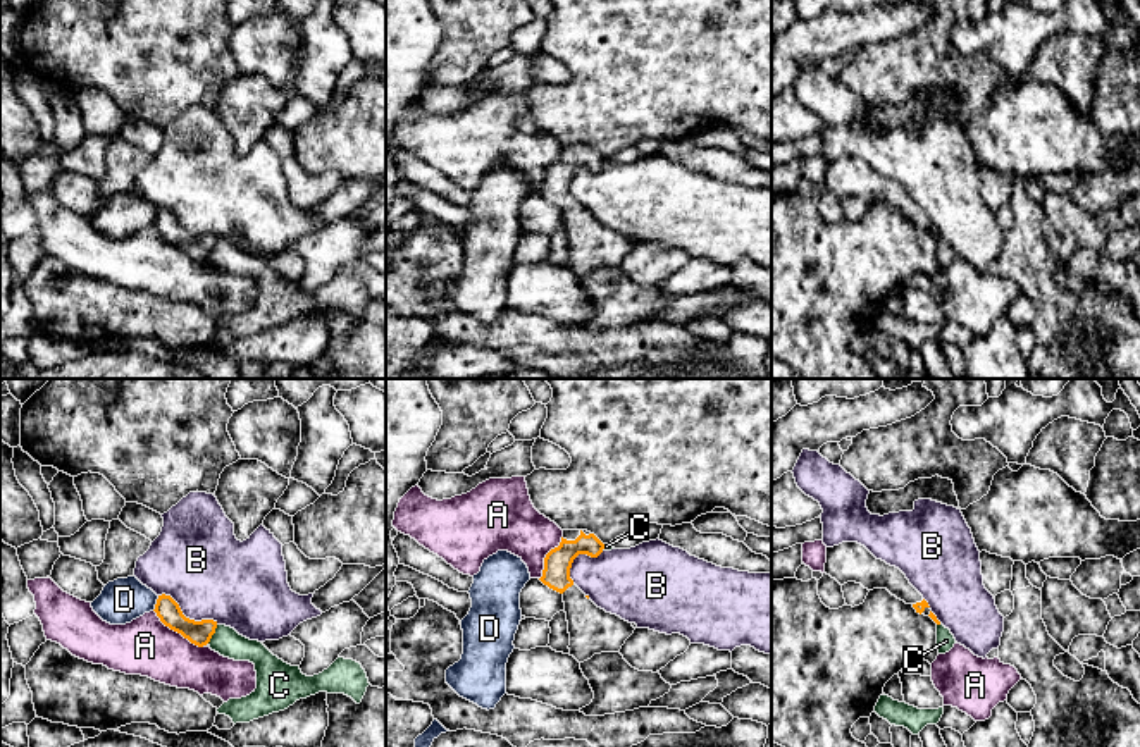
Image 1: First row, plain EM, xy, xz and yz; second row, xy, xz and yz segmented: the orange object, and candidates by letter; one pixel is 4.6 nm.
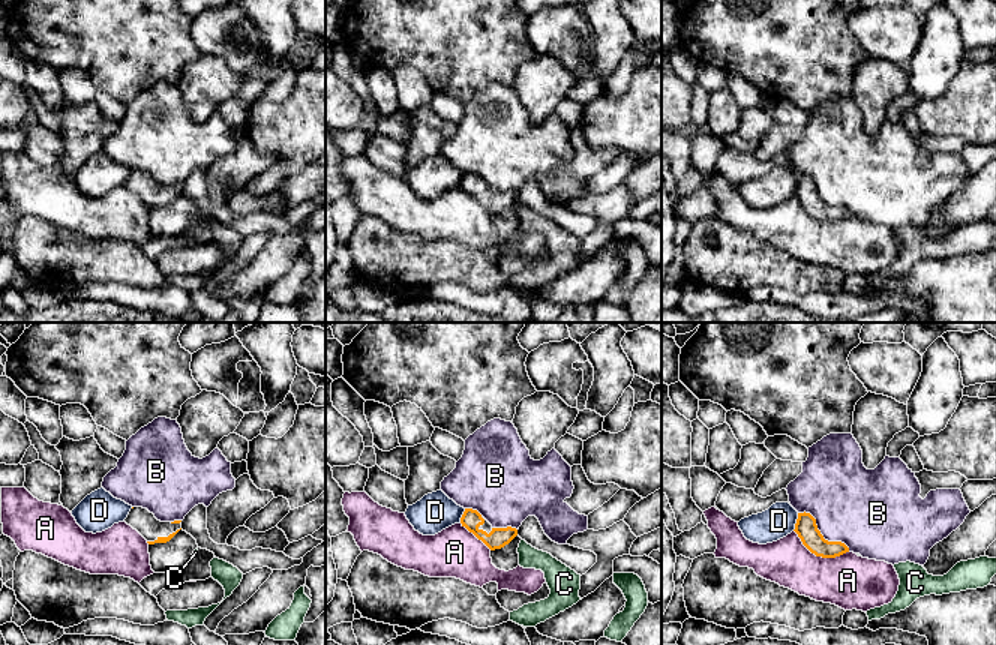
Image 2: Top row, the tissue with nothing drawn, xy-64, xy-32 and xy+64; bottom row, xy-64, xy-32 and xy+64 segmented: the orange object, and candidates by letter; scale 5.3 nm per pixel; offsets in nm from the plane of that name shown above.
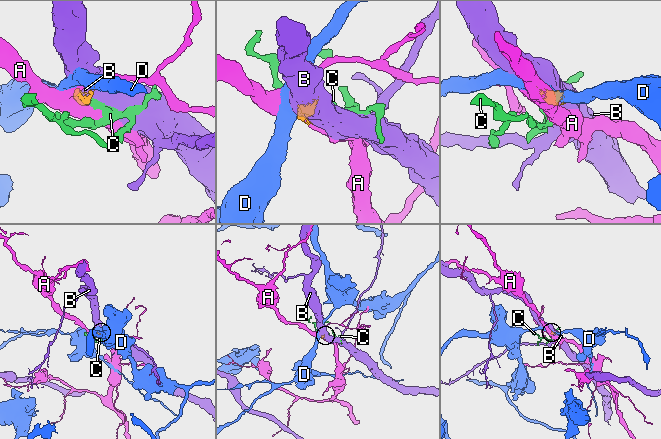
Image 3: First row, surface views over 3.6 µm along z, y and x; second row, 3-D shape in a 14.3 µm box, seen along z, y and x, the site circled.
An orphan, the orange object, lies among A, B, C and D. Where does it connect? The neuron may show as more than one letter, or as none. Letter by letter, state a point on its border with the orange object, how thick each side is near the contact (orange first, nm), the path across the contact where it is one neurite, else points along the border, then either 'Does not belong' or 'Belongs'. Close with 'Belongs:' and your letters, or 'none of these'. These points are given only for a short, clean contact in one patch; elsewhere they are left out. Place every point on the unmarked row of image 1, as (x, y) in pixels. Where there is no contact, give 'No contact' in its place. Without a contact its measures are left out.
A: Touches orange at xy (178, 246). Thickness 110 nm (orange) against 260 nm. Boundary: xy (154, 224), (166, 240), (192, 257), (204, 260). Does not belong
B: Touches orange at xy (185, 231). Thickness 110 nm (orange) against 420 nm. Does not belong
C: Touches orange at xy (214, 246). Thickness 110 nm (orange) against 140 nm. Boundary: xy (217, 240), (207, 257). Does not belong
D: Touches orange at xy (157, 217). Thickness 110 nm (orange) against 200 nm. Boundary: xy (159, 210), (152, 224). Does not belong
Belongs: none of these

